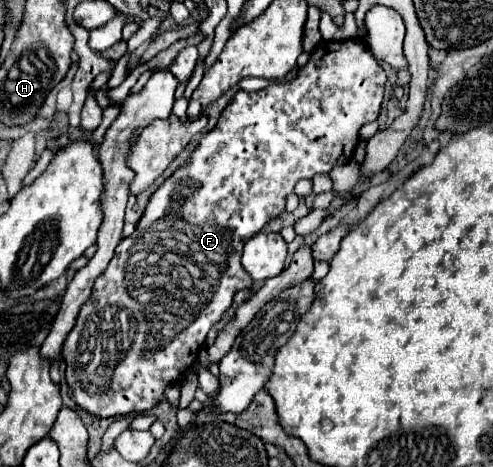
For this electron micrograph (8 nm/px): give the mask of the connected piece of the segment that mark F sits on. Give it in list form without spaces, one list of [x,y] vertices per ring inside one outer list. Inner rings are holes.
[[[345,39],[345,41],[321,41],[317,45],[317,49],[313,51],[313,55],[309,57],[307,65],[299,69],[297,79],[277,85],[271,83],[269,87],[261,89],[261,91],[239,91],[235,95],[235,99],[225,107],[223,115],[219,117],[217,125],[213,131],[209,131],[207,135],[201,137],[199,147],[193,151],[189,163],[185,163],[183,167],[179,167],[149,199],[147,209],[137,225],[137,229],[133,231],[131,237],[125,237],[115,251],[115,257],[111,259],[109,267],[105,269],[103,275],[99,275],[95,279],[93,285],[93,293],[89,297],[89,301],[81,307],[81,313],[77,317],[77,325],[73,327],[73,331],[69,333],[69,337],[65,339],[65,347],[63,347],[63,359],[67,357],[67,383],[71,389],[71,399],[85,411],[97,415],[97,417],[117,417],[117,415],[129,415],[129,413],[143,413],[149,411],[157,401],[163,401],[163,391],[175,383],[177,379],[183,377],[183,373],[193,365],[197,351],[201,349],[201,345],[205,343],[205,337],[209,333],[209,329],[221,319],[221,315],[229,309],[233,295],[241,289],[251,287],[253,279],[249,277],[249,273],[241,267],[241,253],[243,253],[243,245],[247,243],[247,239],[251,239],[253,235],[257,235],[273,217],[283,213],[285,207],[285,197],[287,193],[293,191],[295,183],[299,179],[313,179],[317,173],[329,173],[335,165],[343,165],[349,159],[353,159],[353,151],[355,145],[359,141],[359,129],[369,123],[375,121],[381,109],[381,101],[383,101],[383,87],[385,87],[385,71],[383,67],[377,63],[377,59],[369,53],[369,49],[365,47],[365,43],[361,39]],[[147,335],[155,337],[155,345],[149,345]]]

